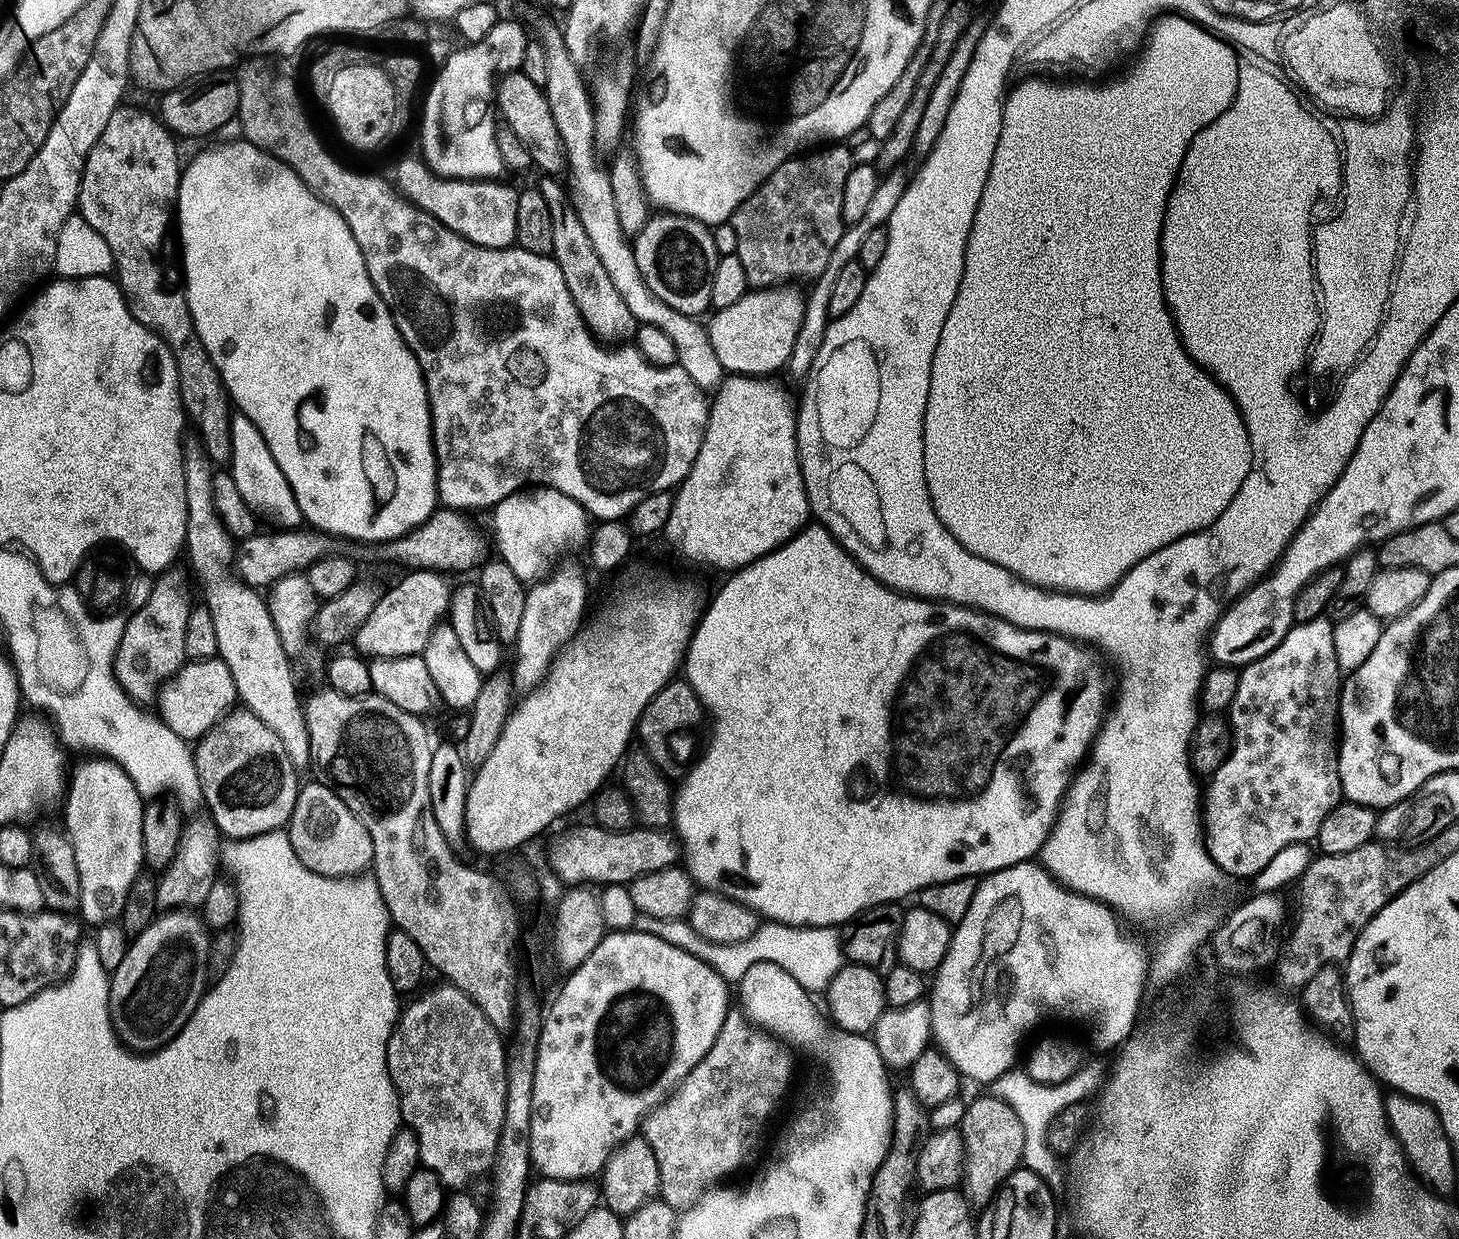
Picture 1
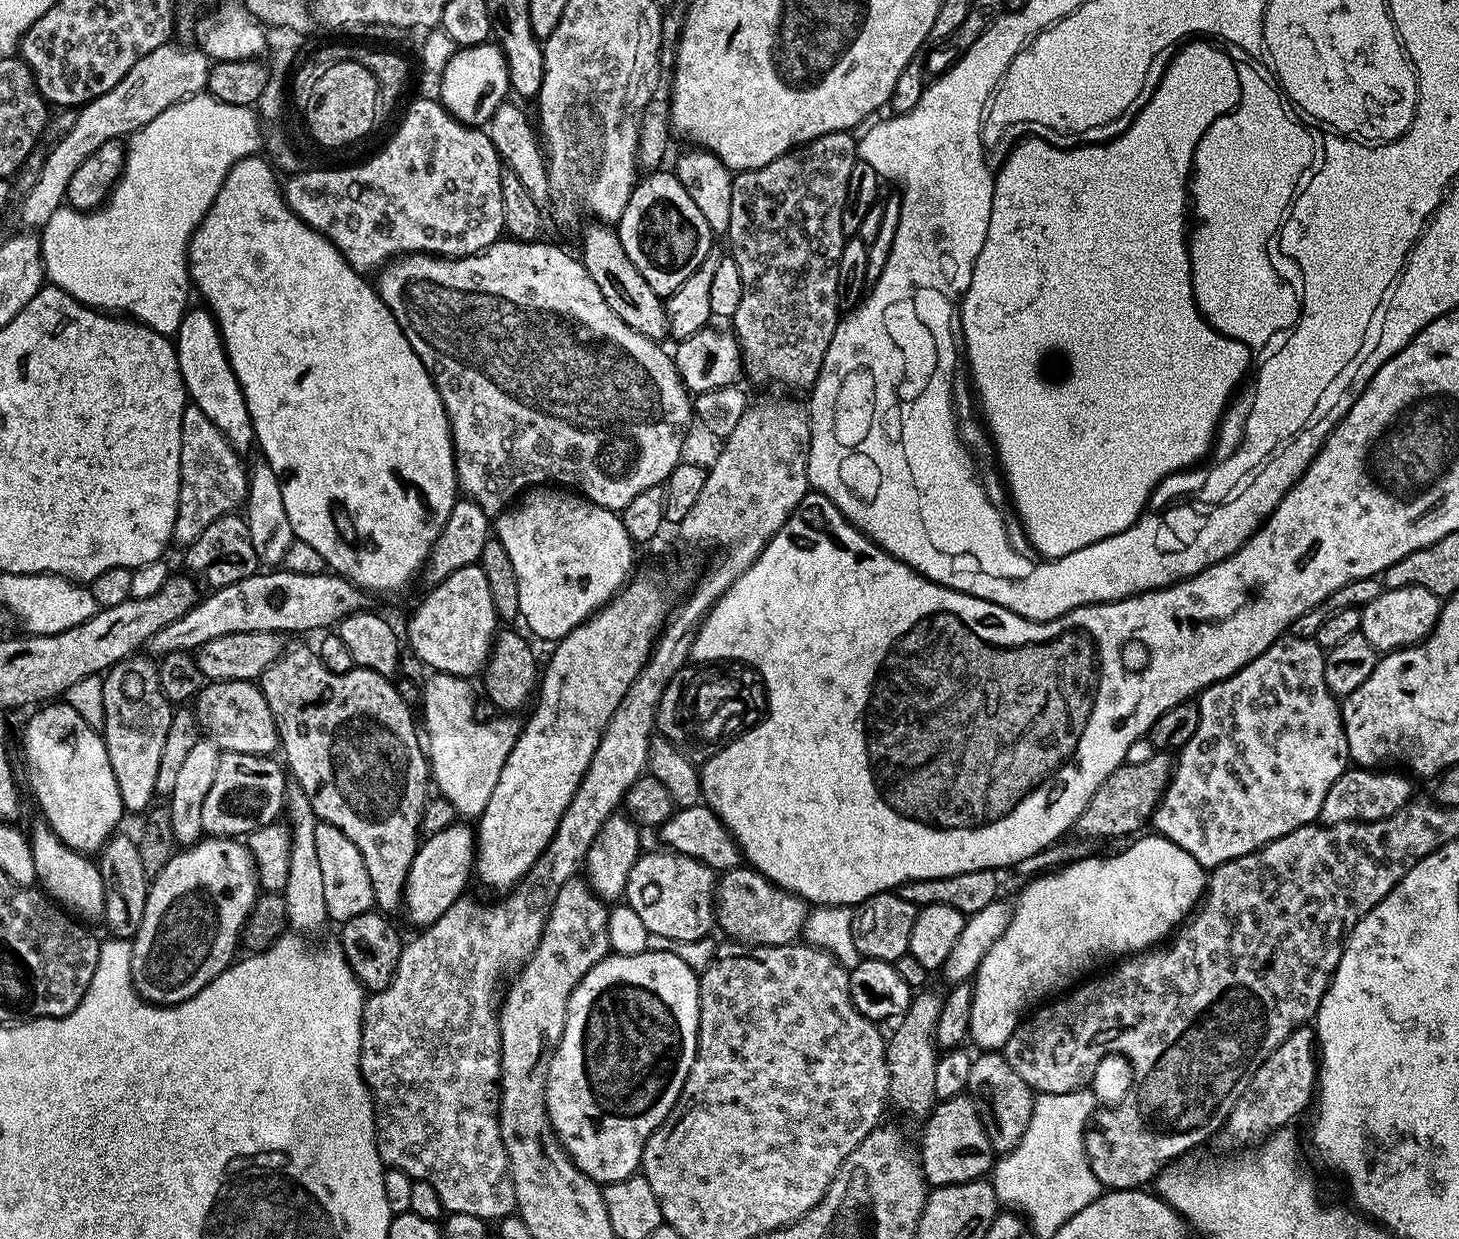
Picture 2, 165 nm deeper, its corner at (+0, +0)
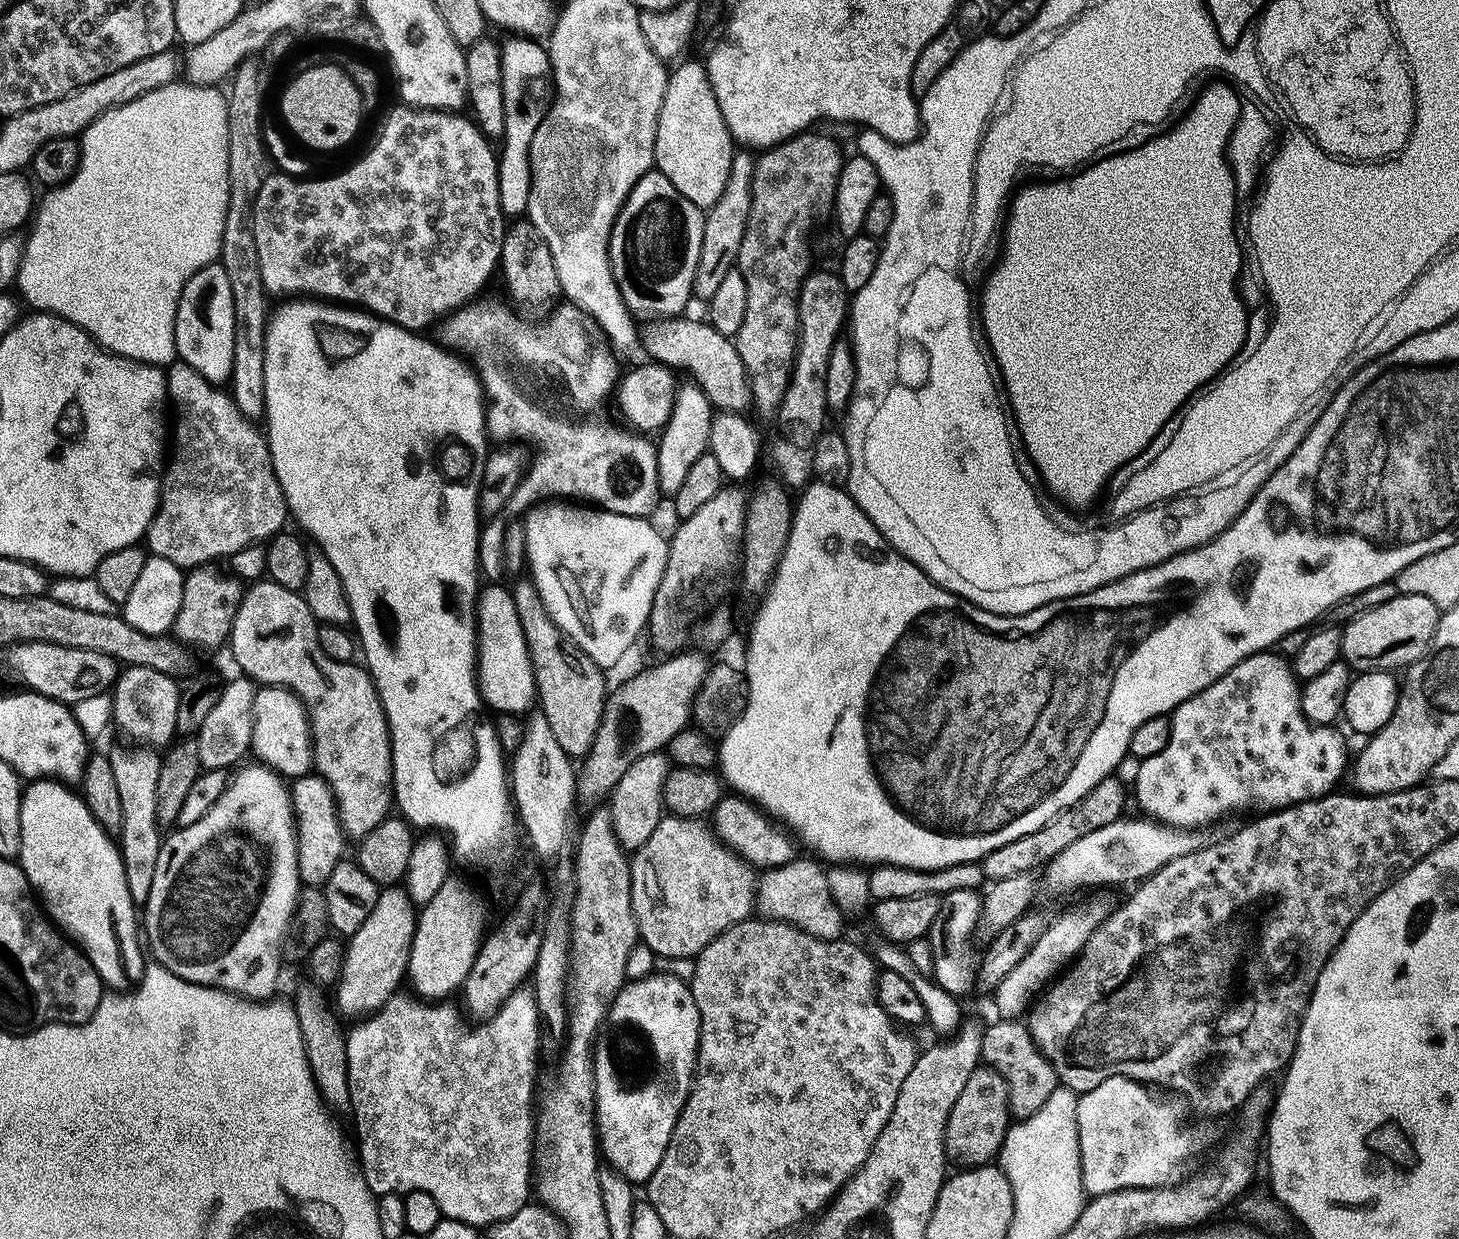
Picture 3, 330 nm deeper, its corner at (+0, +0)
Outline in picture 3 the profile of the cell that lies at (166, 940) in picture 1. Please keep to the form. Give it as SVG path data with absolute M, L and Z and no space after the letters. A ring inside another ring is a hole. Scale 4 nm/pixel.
M251 762L245 768L237 767L231 773L228 786L223 794L194 822L194 826L176 828L172 837L165 839L160 846L158 866L154 870L154 886L150 886L150 898L142 906L142 932L146 937L146 948L152 951L151 959L166 966L178 978L195 984L204 984L207 988L220 988L224 992L233 992L246 1000L270 1000L277 995L276 983L280 980L282 961L280 951L285 937L289 935L290 925L296 912L302 881L300 878L300 845L298 843L298 821L292 811L292 794L285 777L273 772L267 764Z

